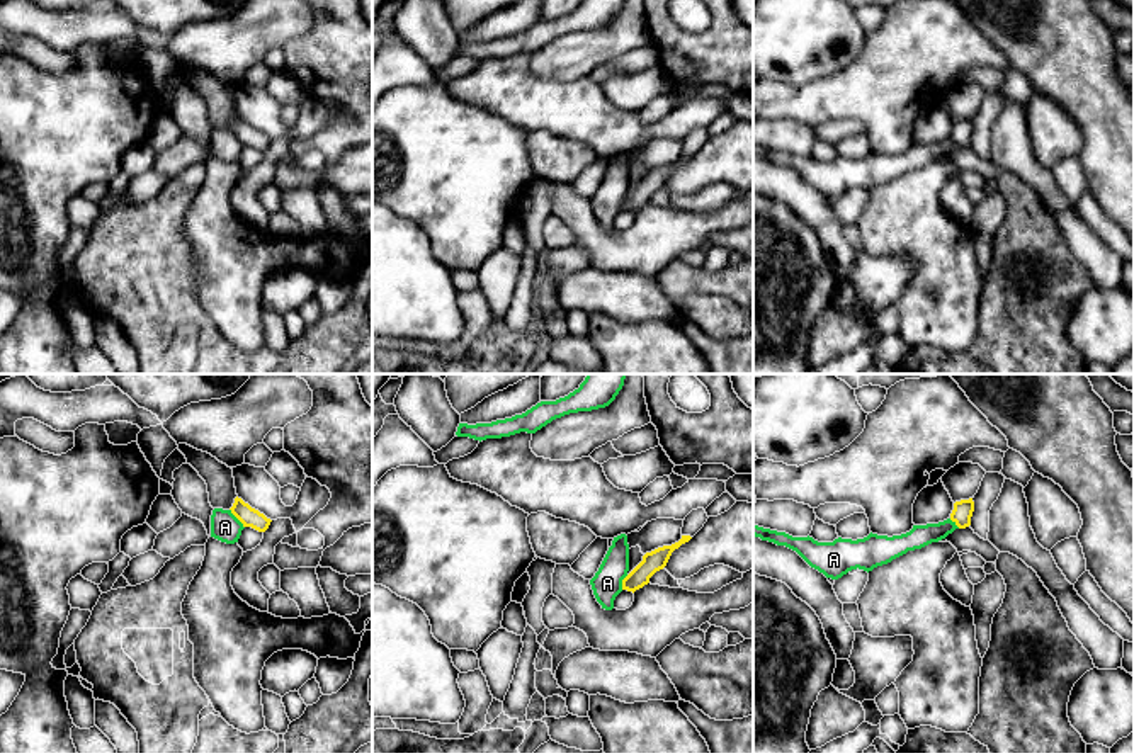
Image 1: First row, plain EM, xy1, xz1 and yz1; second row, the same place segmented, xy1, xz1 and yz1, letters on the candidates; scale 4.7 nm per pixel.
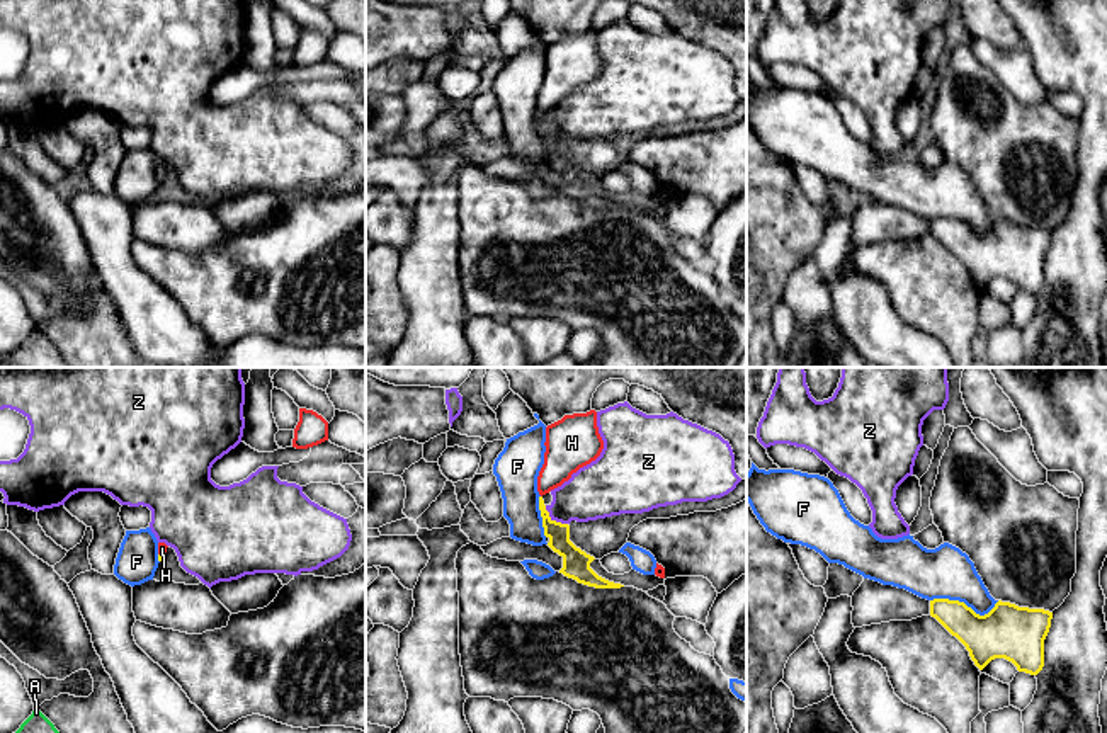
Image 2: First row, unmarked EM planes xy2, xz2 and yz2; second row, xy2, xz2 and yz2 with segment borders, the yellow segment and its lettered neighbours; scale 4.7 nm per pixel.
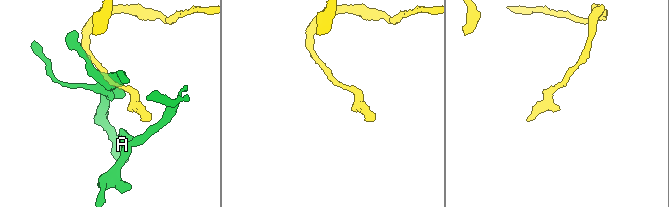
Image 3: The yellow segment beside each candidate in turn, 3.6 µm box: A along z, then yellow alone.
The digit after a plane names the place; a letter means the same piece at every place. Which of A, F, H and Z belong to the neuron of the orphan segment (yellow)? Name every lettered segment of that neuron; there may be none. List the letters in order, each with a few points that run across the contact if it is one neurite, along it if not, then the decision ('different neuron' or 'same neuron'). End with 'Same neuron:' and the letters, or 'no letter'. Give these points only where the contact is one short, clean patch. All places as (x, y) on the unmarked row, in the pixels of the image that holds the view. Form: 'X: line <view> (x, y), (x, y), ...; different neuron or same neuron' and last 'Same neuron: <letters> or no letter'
A: line xy1 (230, 128), (243, 147); different neuron
F: different neuron
H: line xy2 (160, 176), (160, 174), (162, 167); same neuron
Z: line xz2 (544, 125), (553, 138), (567, 143); different neuron
Same neuron: H

